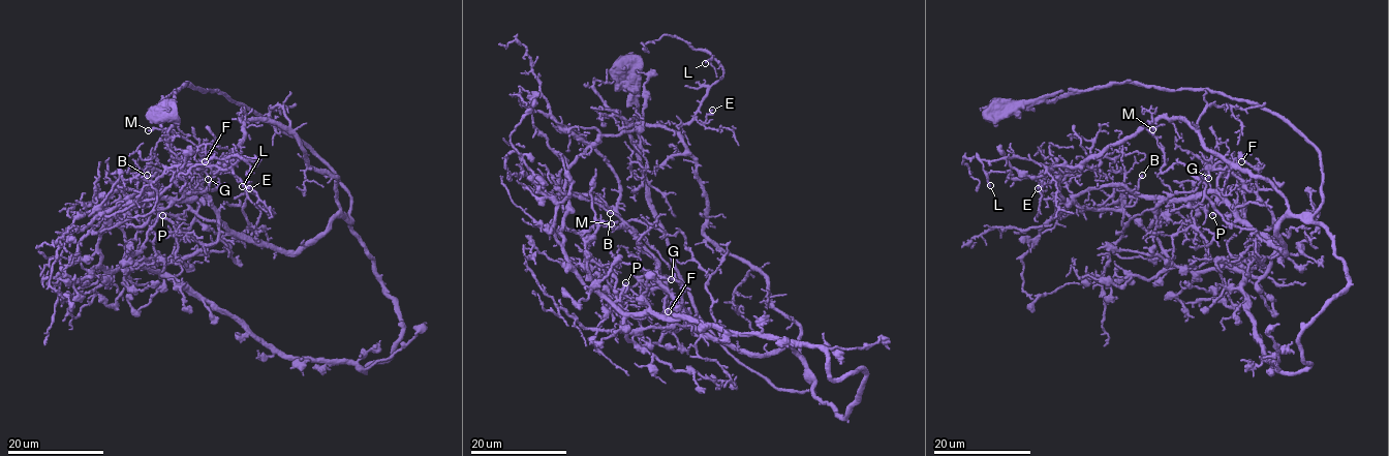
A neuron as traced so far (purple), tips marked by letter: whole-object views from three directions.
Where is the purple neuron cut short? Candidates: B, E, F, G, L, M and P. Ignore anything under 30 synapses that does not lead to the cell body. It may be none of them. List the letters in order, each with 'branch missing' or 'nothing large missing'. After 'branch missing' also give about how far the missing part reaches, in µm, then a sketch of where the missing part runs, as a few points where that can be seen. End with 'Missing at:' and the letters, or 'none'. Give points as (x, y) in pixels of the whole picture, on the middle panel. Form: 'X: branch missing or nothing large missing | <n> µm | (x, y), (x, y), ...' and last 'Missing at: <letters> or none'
B: branch missing | 10 µm | (610, 213), (623, 234), (630, 237), (633, 232)
E: nothing large missing
F: nothing large missing
G: nothing large missing
L: nothing large missing
M: nothing large missing
P: nothing large missing
Missing at: B

